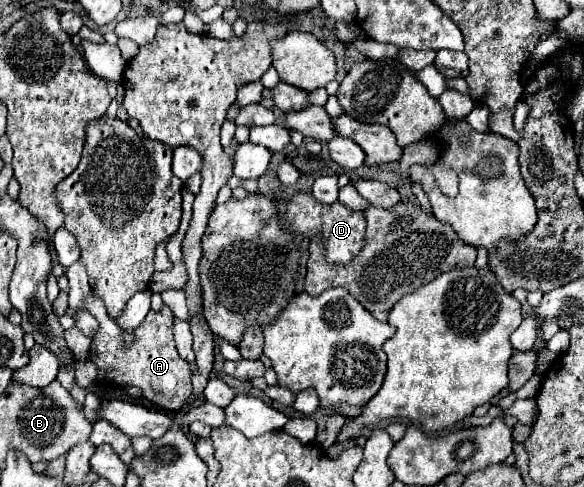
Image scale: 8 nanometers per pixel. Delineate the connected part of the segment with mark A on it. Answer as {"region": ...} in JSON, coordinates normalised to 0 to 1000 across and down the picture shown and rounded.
{"region":[[[158,598],[147,610],[147,634],[171,663],[171,676],[154,708],[154,741],[161,741],[168,754],[171,784],[185,778],[209,795],[226,795],[226,791],[240,795],[257,828],[267,828],[274,840],[284,844],[305,844],[312,840],[312,832],[322,828],[329,811],[329,762],[325,762],[325,745],[315,741],[301,721],[295,696],[298,643],[288,626],[277,626],[274,639],[257,634],[250,655],[226,680],[229,700],[219,708],[212,704],[212,676],[205,676],[199,659],[185,651],[178,634],[178,618],[171,618],[171,610],[164,610],[164,602]]]}

